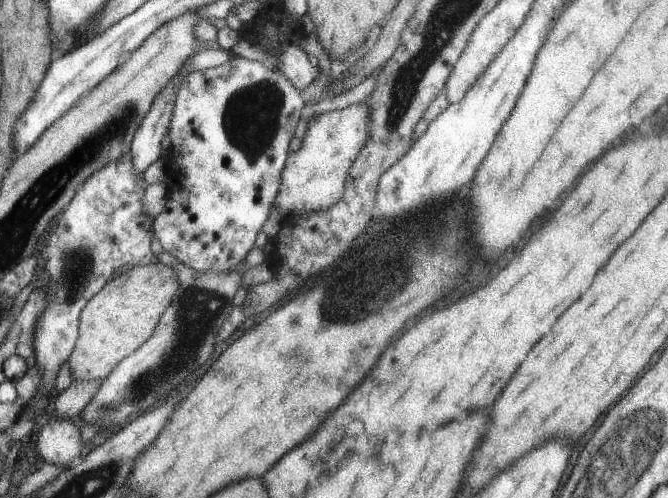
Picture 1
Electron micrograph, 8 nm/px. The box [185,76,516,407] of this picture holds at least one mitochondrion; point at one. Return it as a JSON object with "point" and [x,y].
{"point":[251,119]}

